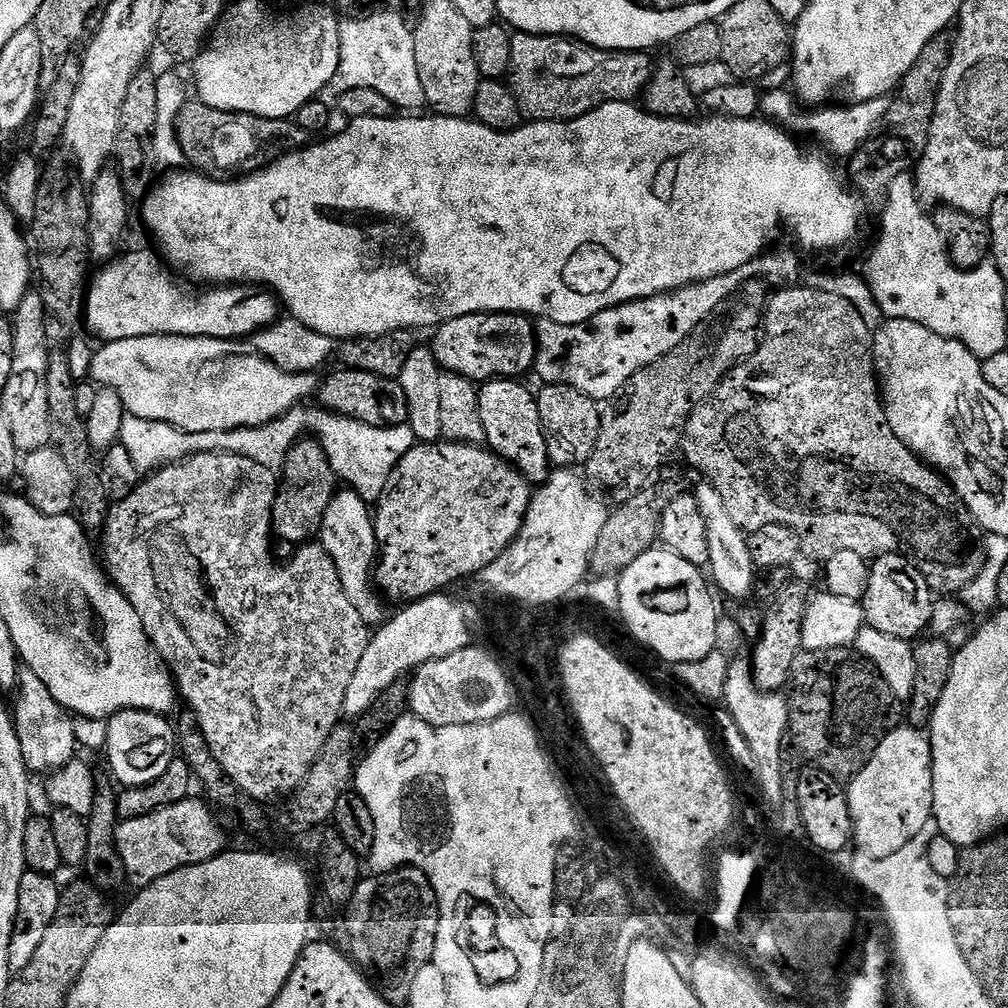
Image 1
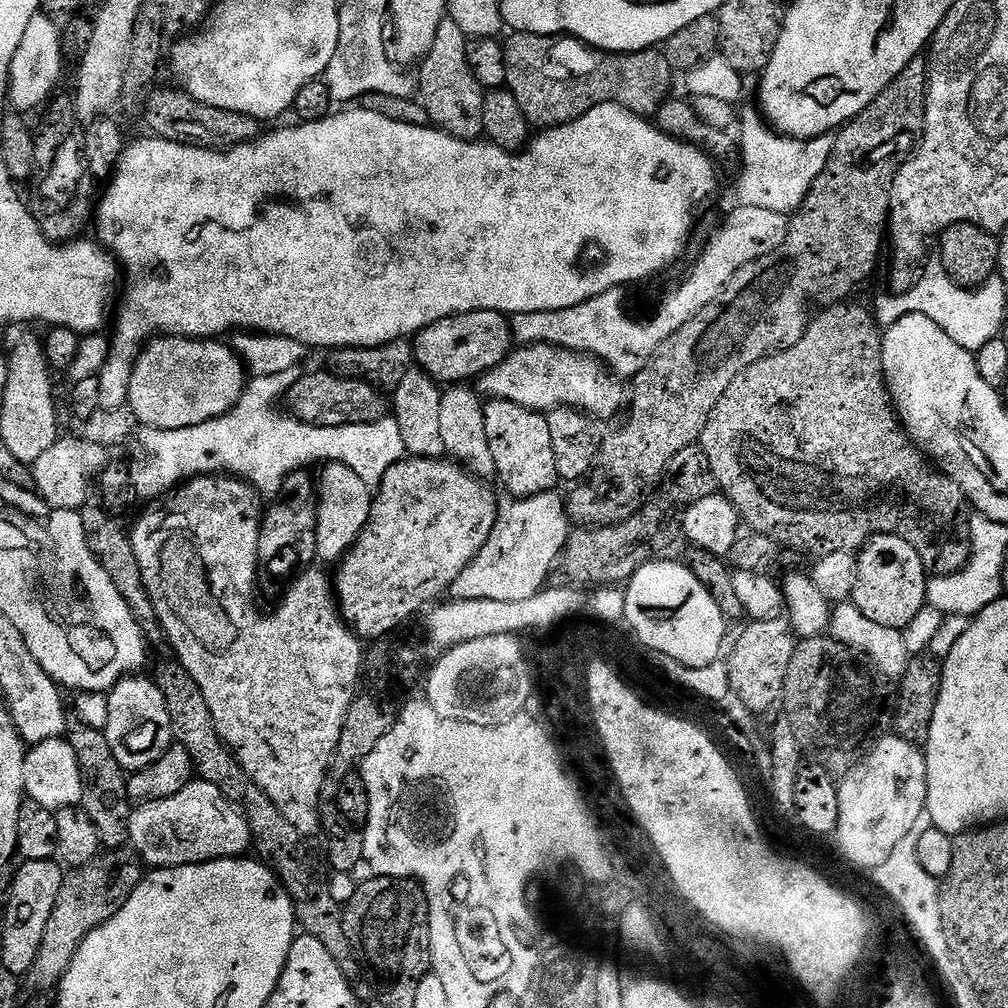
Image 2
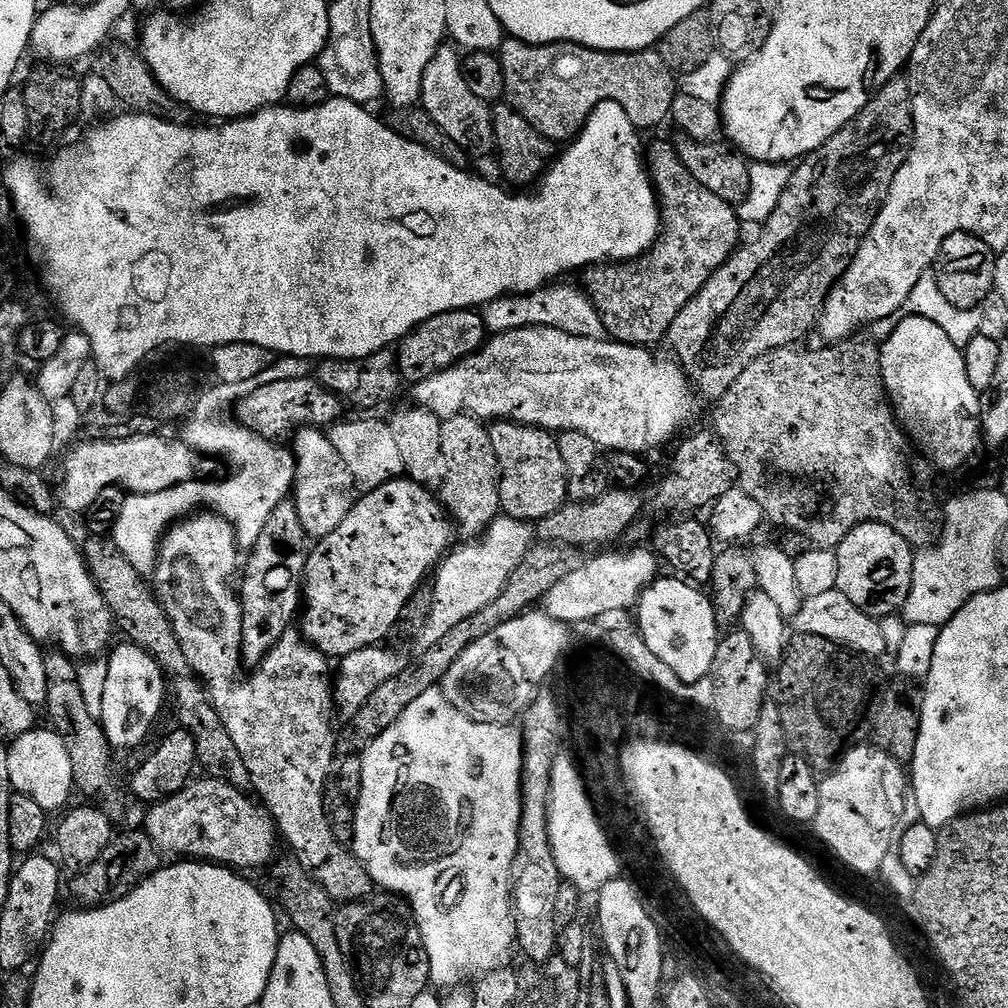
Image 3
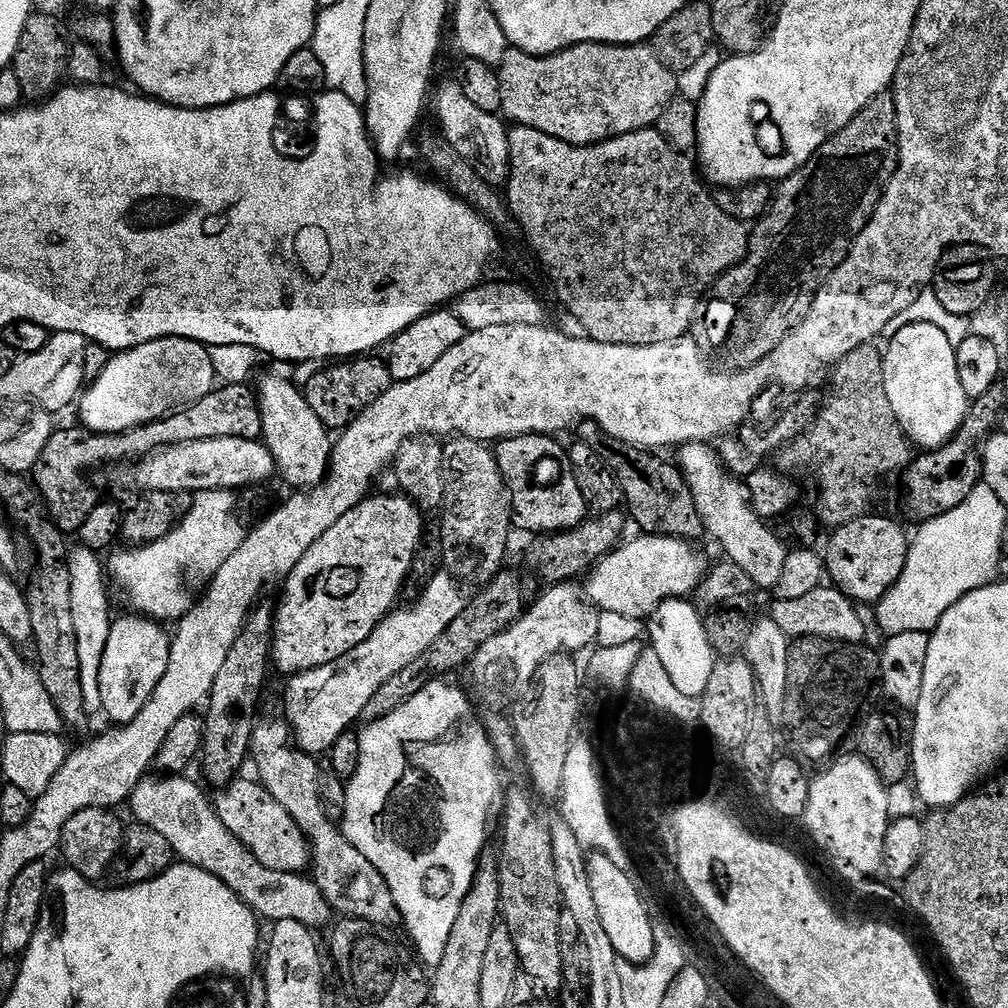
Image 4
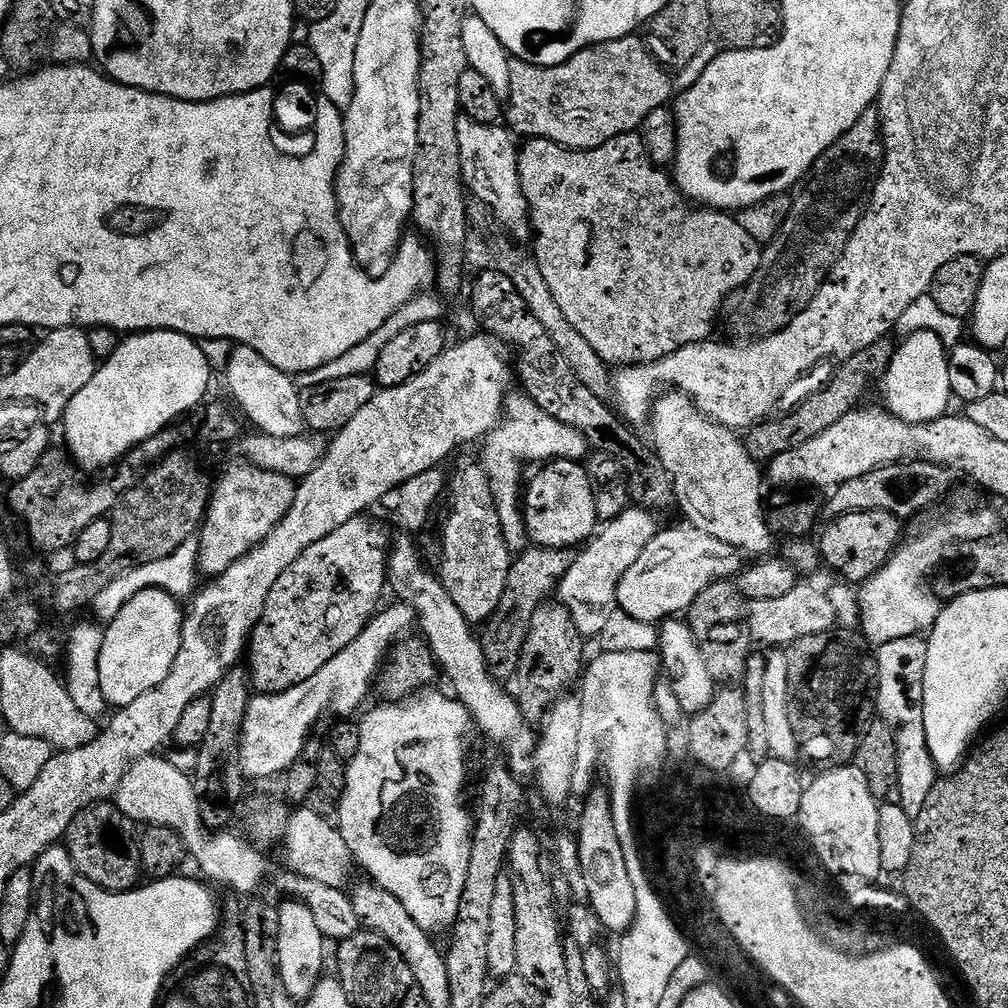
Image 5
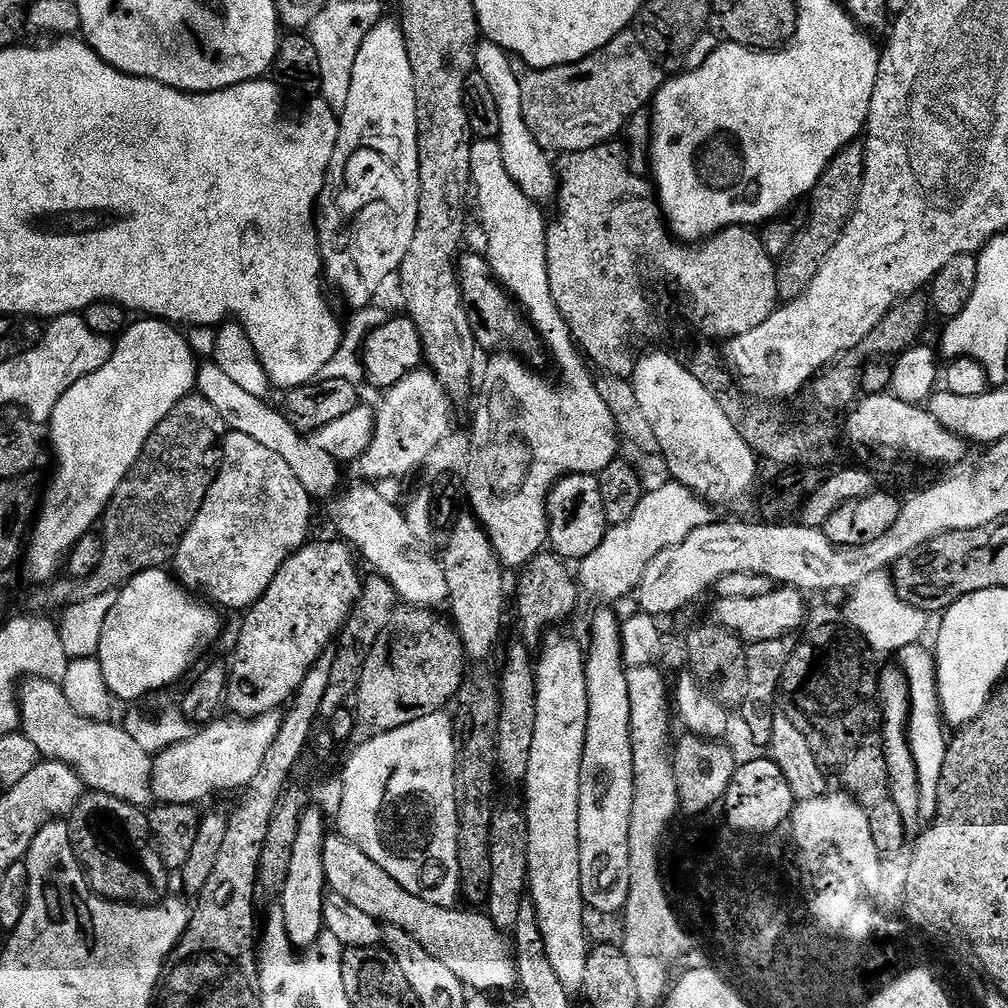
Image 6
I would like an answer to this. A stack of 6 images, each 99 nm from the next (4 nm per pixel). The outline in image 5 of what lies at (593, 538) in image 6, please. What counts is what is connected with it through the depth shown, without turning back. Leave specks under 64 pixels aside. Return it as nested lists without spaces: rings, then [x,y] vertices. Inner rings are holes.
[[[549,460],[535,469],[536,477],[527,481],[526,495],[523,497],[524,524],[528,527],[528,538],[533,545],[542,548],[579,549],[588,543],[598,532],[596,519],[596,489],[594,480],[588,477],[583,463],[574,460]]]

